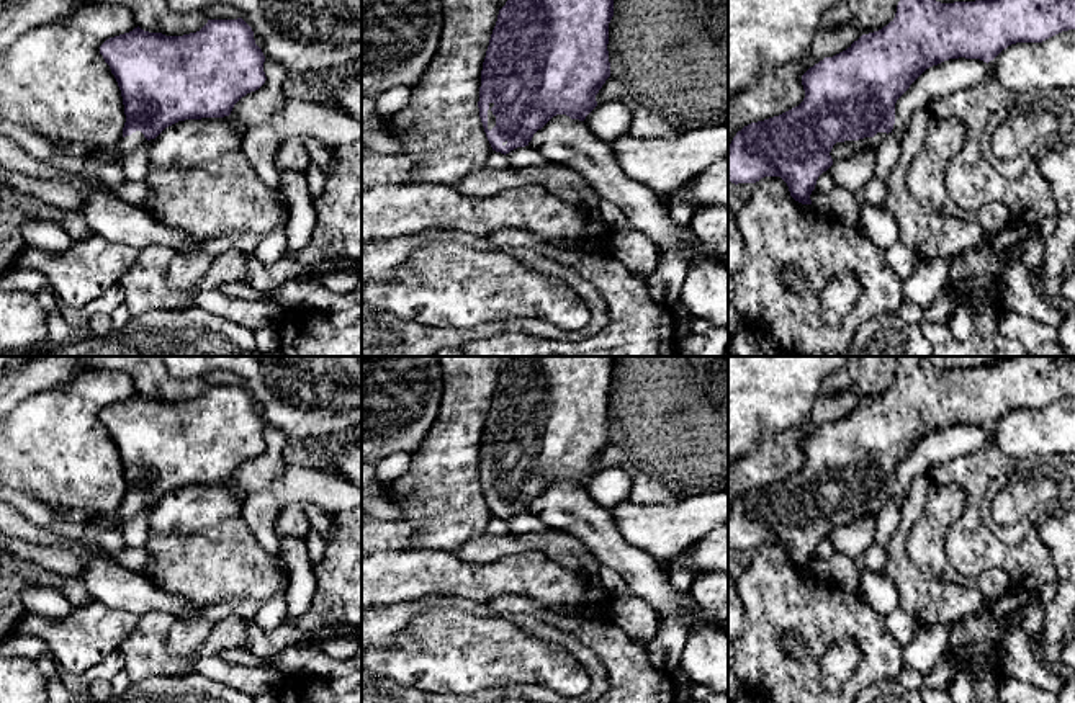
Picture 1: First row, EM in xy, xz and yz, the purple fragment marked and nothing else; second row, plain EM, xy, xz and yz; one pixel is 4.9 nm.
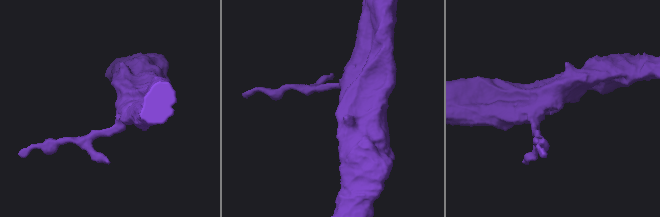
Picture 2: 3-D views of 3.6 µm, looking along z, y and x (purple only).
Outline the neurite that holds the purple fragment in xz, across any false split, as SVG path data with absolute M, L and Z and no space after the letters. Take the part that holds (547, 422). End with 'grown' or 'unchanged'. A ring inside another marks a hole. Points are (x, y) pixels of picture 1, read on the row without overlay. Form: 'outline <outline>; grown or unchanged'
outline M519 356L519 361L509 365L506 371L499 376L497 387L493 396L483 428L478 468L479 484L493 517L506 522L517 513L525 513L532 507L533 500L542 495L553 482L566 481L571 486L584 487L586 482L597 472L596 461L610 443L607 410L609 389L614 383L614 361L615 356Z; grown

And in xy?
outline M242 384L208 386L200 397L183 402L149 399L137 392L106 405L100 420L118 448L124 471L123 504L115 512L119 526L178 487L229 482L242 463L267 446L265 422Z; grown

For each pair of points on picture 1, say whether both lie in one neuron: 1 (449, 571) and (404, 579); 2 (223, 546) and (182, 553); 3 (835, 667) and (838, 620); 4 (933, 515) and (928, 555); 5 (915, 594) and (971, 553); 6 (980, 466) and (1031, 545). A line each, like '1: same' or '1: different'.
1: same
2: same
3: different
4: same
5: different
6: same

